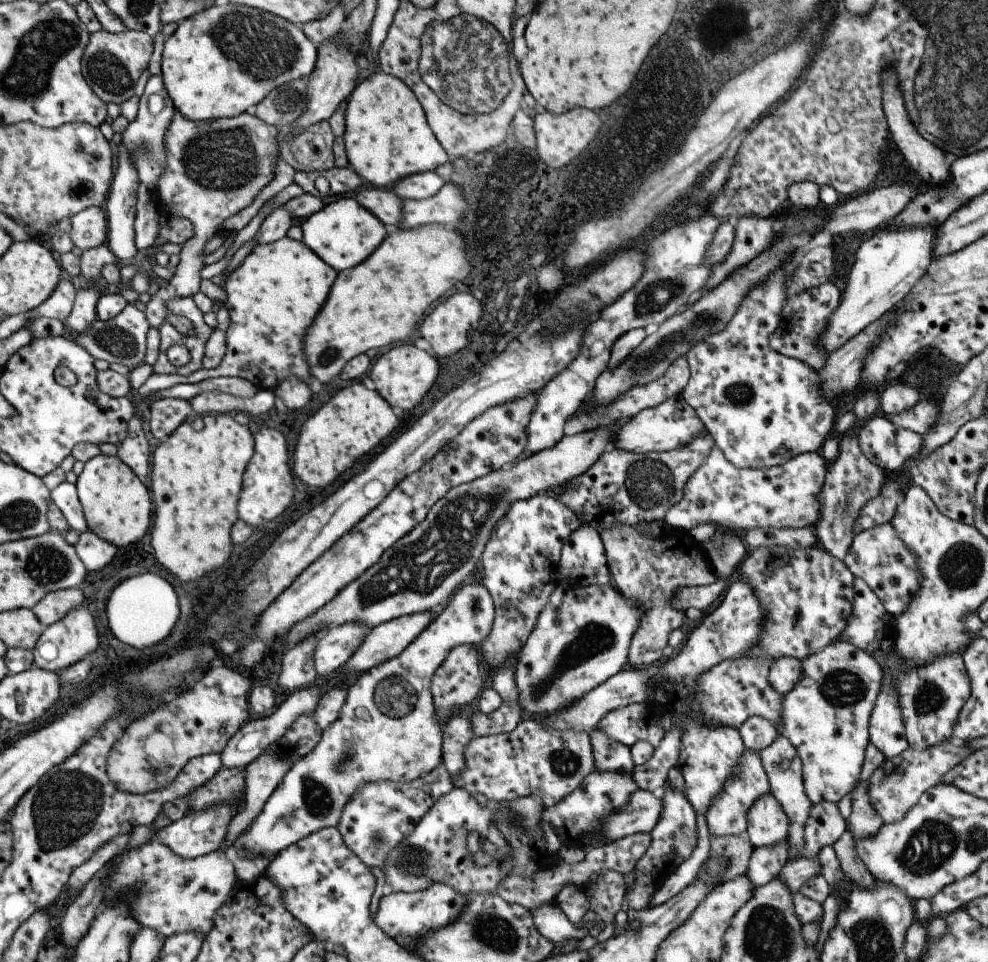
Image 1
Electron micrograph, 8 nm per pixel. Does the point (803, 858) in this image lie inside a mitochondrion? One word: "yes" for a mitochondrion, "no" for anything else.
no

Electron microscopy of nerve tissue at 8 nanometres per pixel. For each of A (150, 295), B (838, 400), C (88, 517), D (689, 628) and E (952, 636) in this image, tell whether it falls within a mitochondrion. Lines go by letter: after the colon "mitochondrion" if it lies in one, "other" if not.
A: other
B: other
C: other
D: other
E: other

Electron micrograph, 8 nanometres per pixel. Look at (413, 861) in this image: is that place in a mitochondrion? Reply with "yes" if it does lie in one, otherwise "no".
yes

